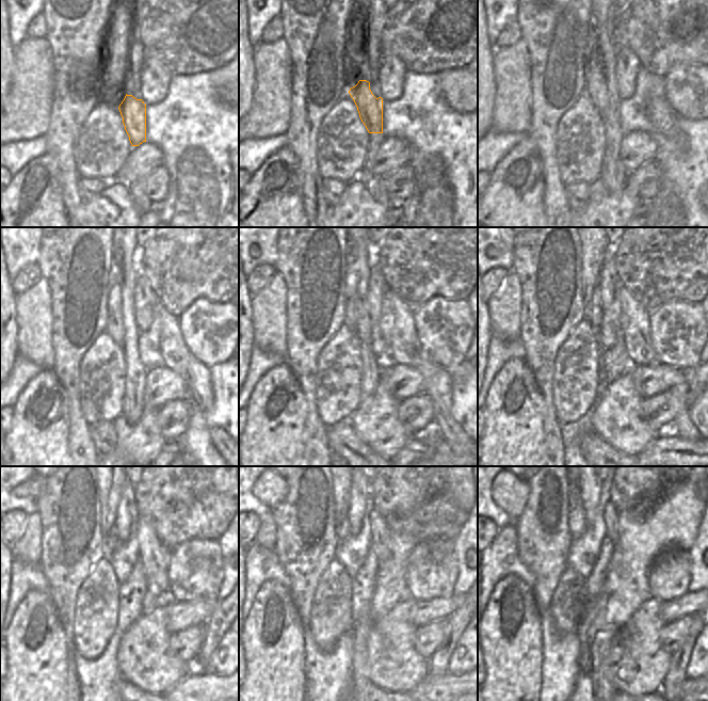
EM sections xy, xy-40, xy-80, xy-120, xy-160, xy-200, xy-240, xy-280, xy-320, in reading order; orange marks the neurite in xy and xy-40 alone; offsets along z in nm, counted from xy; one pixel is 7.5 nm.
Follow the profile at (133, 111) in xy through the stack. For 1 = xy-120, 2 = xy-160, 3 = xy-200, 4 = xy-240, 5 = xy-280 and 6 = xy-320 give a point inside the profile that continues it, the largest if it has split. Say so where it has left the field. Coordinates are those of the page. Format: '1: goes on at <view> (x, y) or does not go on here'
1: goes on at xy-120 (114, 328)
2: goes on at xy-160 (351, 280)
3: goes on at xy-200 (594, 249)
4: goes on at xy-240 (110, 488)
5: goes on at xy-280 (341, 488)
6: goes on at xy-320 (575, 488)

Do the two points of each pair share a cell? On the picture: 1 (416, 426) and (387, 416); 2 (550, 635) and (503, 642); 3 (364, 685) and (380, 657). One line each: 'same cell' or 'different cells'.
1: different cells
2: different cells
3: different cells

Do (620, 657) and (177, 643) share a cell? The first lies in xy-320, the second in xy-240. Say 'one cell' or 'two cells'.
two cells

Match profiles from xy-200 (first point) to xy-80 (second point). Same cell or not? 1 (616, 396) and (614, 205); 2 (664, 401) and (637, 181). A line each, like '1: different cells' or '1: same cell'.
1: same cell
2: same cell

